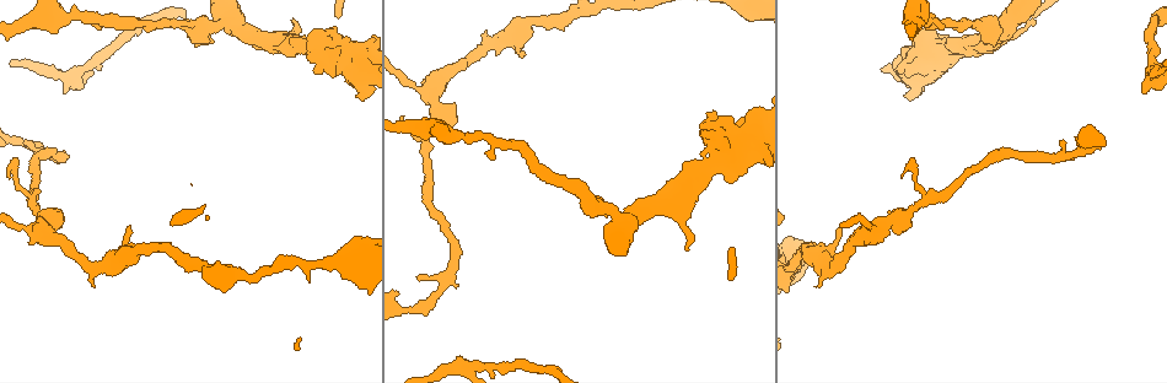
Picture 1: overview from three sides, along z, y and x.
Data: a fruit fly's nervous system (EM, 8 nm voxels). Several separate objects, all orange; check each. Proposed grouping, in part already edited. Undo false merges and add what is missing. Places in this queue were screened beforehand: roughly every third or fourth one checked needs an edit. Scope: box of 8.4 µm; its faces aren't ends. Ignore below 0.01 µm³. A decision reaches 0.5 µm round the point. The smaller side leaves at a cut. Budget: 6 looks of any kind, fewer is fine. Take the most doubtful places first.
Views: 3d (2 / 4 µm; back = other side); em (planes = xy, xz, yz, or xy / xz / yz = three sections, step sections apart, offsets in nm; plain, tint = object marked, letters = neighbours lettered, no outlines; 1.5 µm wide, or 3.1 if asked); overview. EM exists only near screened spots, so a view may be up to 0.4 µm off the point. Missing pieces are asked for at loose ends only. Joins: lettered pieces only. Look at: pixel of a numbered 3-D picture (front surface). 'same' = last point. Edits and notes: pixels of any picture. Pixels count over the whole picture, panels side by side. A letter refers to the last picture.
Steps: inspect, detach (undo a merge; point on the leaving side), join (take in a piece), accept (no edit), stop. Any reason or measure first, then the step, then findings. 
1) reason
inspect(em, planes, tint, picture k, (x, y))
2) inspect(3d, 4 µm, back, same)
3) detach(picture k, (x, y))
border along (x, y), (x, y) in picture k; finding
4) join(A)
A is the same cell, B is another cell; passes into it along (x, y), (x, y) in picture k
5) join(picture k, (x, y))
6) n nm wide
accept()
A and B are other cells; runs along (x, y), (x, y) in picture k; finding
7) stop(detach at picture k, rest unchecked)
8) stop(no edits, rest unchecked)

an open end
inspect(3d, 4 µm, picture 1, (910, 101))

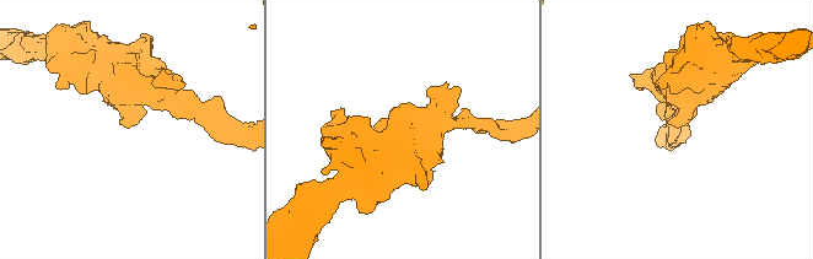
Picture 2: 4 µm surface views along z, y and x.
need the tissue
inspect(em, yz, step 4, tint, picture 2, (679, 126))

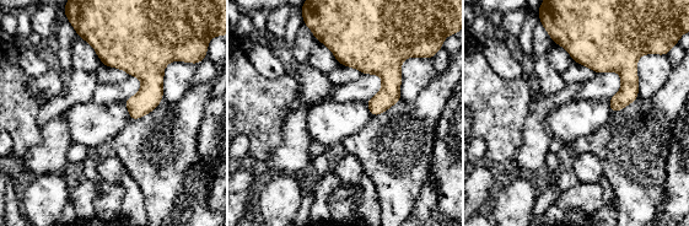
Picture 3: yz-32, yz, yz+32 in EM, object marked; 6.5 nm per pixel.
inspect(em, planes, letters, same)

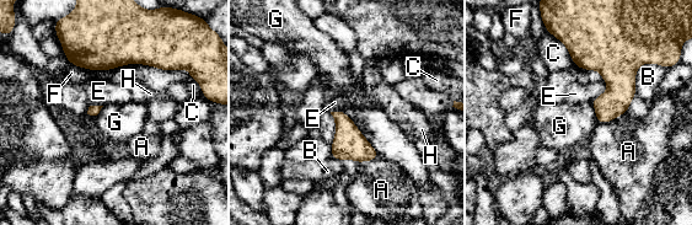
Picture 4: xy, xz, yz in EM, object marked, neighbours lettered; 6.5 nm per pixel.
190 nm wide
accept()
A, B, C, E, F, G and H are other cells; border along (379, 155), (359, 164) in picture 4; no lettered piece goes on from it

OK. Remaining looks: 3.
tapers out
inspect(em, xz, step 4, tint, picture 1, (25, 140))

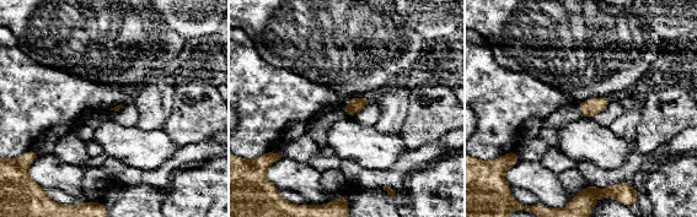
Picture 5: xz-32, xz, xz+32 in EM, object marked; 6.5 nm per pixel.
cut it another way
inspect(em, planes, letters, same)

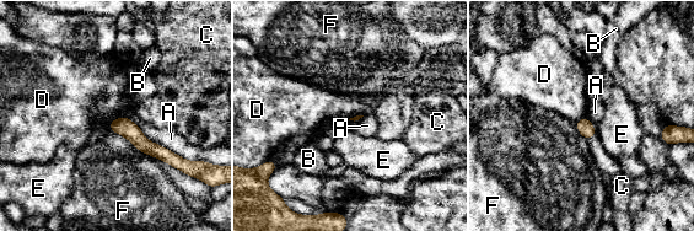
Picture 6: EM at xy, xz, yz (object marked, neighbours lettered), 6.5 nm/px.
accept()
A, B, C, D, E and F are other cells; none of them fits

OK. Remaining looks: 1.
stop(no edits, rest unchecked)

